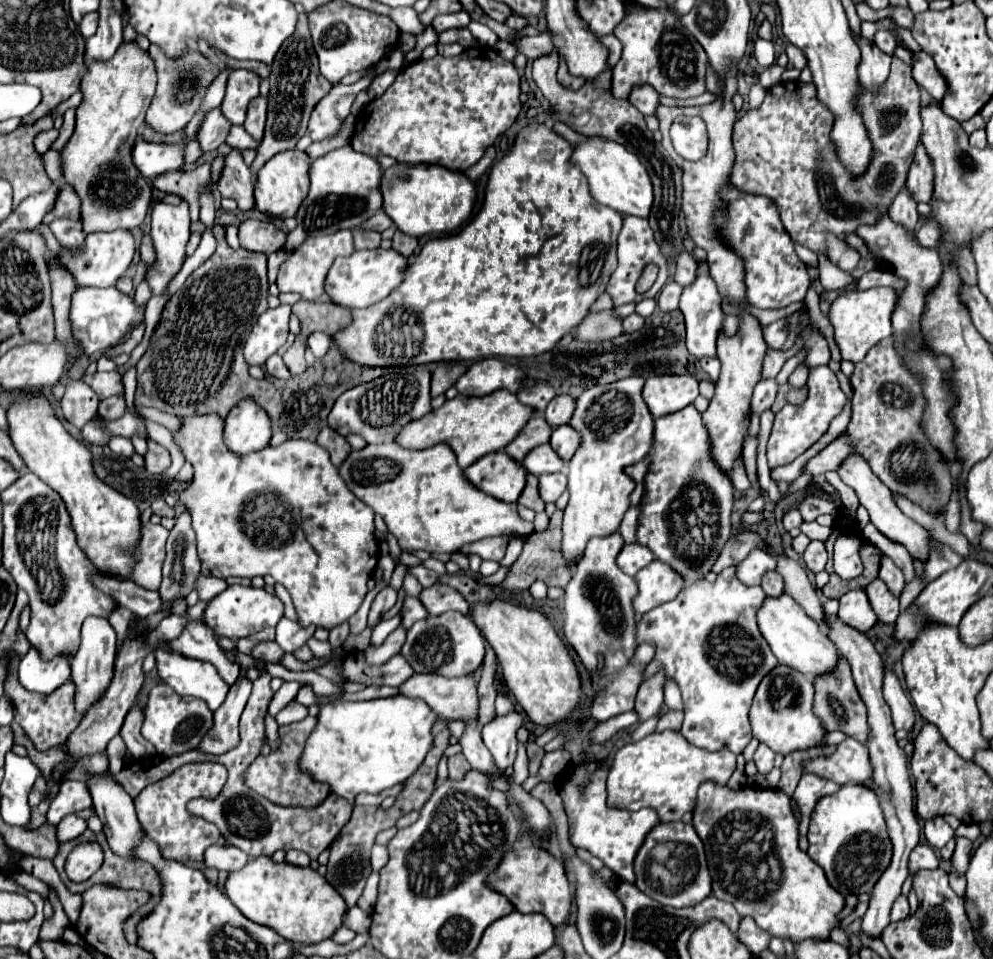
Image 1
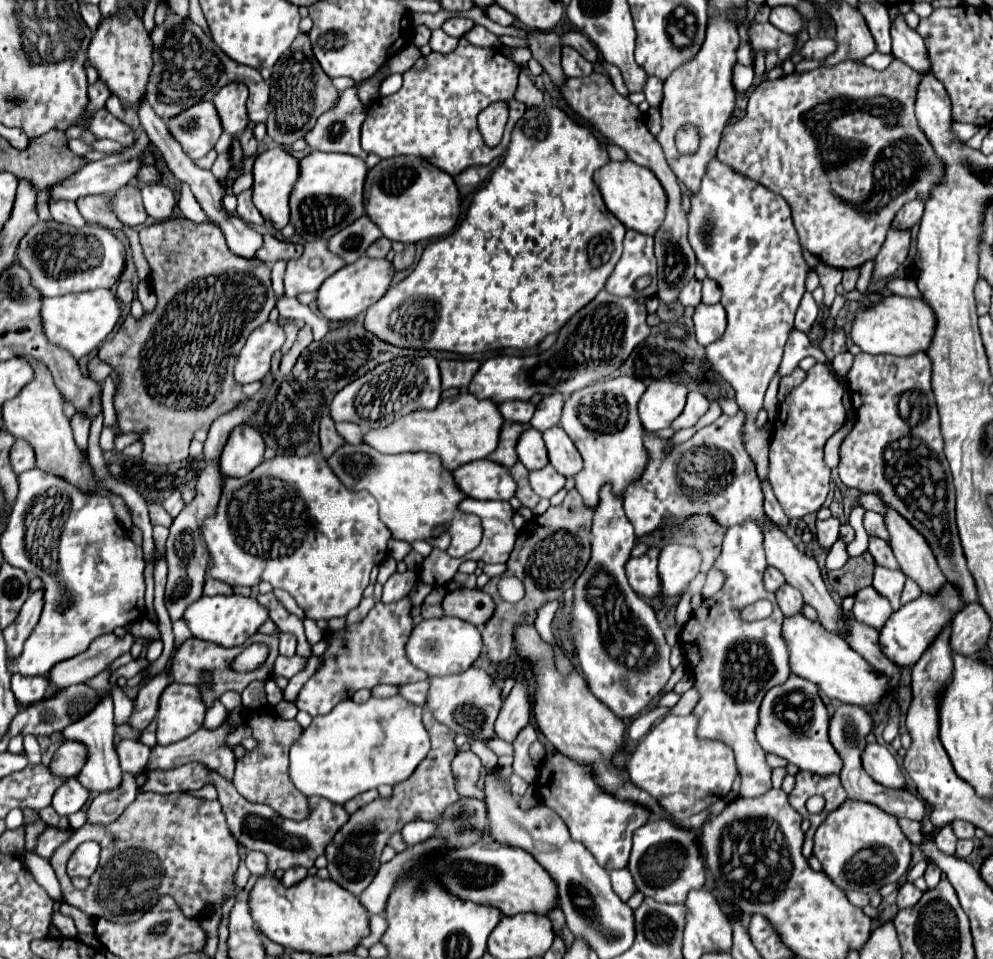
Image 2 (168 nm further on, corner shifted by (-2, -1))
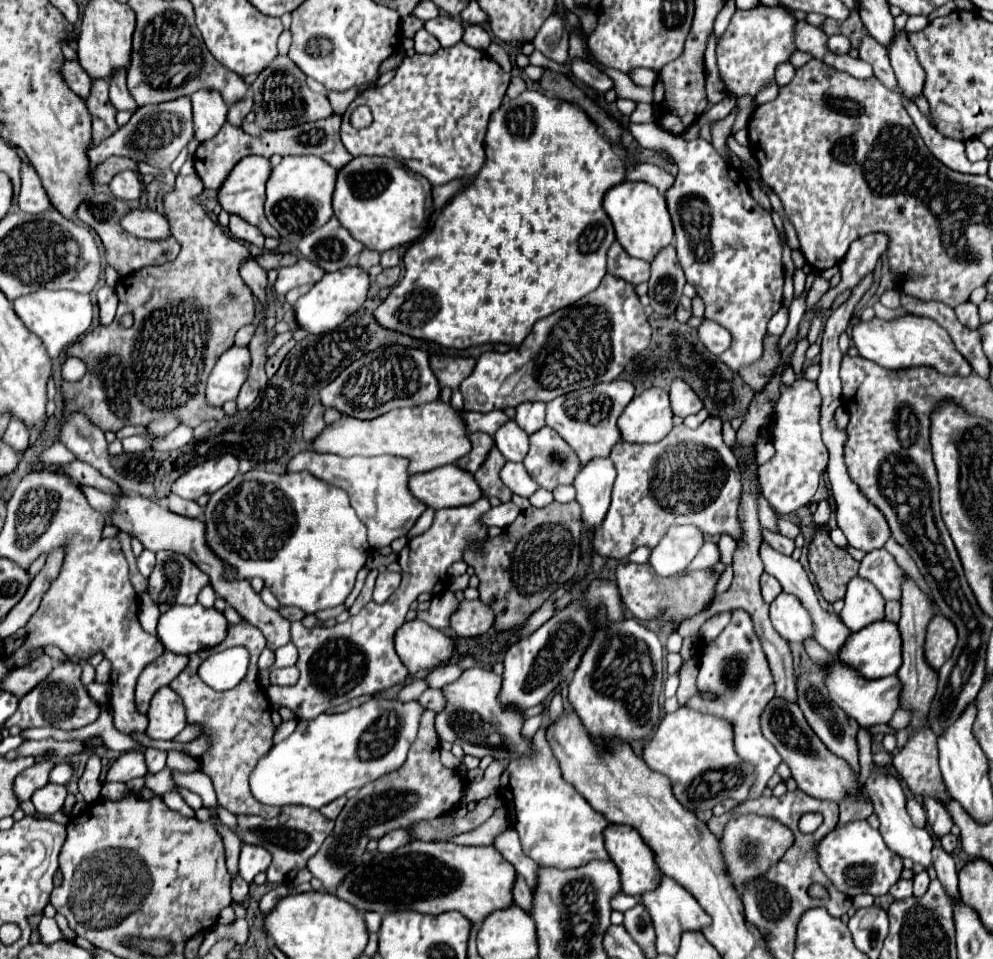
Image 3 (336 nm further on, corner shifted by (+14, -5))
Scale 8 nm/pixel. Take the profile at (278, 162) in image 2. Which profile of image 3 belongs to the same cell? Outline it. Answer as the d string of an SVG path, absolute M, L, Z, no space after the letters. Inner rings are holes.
M246 156L246 158L242 158L234 166L232 174L226 178L222 188L218 190L218 202L226 212L238 214L246 222L258 226L264 236L278 236L278 232L268 224L268 220L264 216L264 188L266 188L266 182L268 182L270 174L272 174L272 164L270 164L268 158L262 158L262 156Z

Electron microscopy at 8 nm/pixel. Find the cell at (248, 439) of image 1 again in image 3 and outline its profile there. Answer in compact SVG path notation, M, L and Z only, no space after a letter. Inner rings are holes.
M216 456L208 458L206 462L190 468L186 474L182 474L174 484L172 492L186 498L196 500L204 494L212 494L224 484L228 484L238 474L238 458L228 456Z

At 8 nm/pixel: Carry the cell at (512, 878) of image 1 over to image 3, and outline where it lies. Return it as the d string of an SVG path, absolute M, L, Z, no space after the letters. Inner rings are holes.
M416 840L388 856L376 854L370 864L352 870L338 886L336 896L348 900L360 912L416 910L422 914L440 914L456 910L470 922L484 922L494 910L514 906L514 884L514 866L494 846L456 846Z

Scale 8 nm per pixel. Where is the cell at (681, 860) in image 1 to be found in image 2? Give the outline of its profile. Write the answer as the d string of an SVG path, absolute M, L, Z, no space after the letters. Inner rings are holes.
M650 816L648 824L640 826L634 832L628 868L632 872L636 888L656 902L682 904L684 896L690 890L704 888L706 884L706 868L696 834L692 830L678 828L664 816Z

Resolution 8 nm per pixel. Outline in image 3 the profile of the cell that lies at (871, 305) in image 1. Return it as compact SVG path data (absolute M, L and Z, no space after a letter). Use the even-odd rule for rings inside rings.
M906 314L894 320L882 320L876 316L868 322L860 320L852 328L852 342L862 358L872 360L888 370L908 368L908 366L930 366L948 376L970 376L972 374L970 364L956 352L948 332L942 326L938 326L934 320L924 318L924 316Z

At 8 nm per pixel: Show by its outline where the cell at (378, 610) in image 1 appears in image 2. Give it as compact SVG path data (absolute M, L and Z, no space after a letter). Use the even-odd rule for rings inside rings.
M412 570L408 572L394 572L388 582L384 584L384 594L382 594L382 602L390 604L390 602L398 602L402 600L416 584L416 574Z

